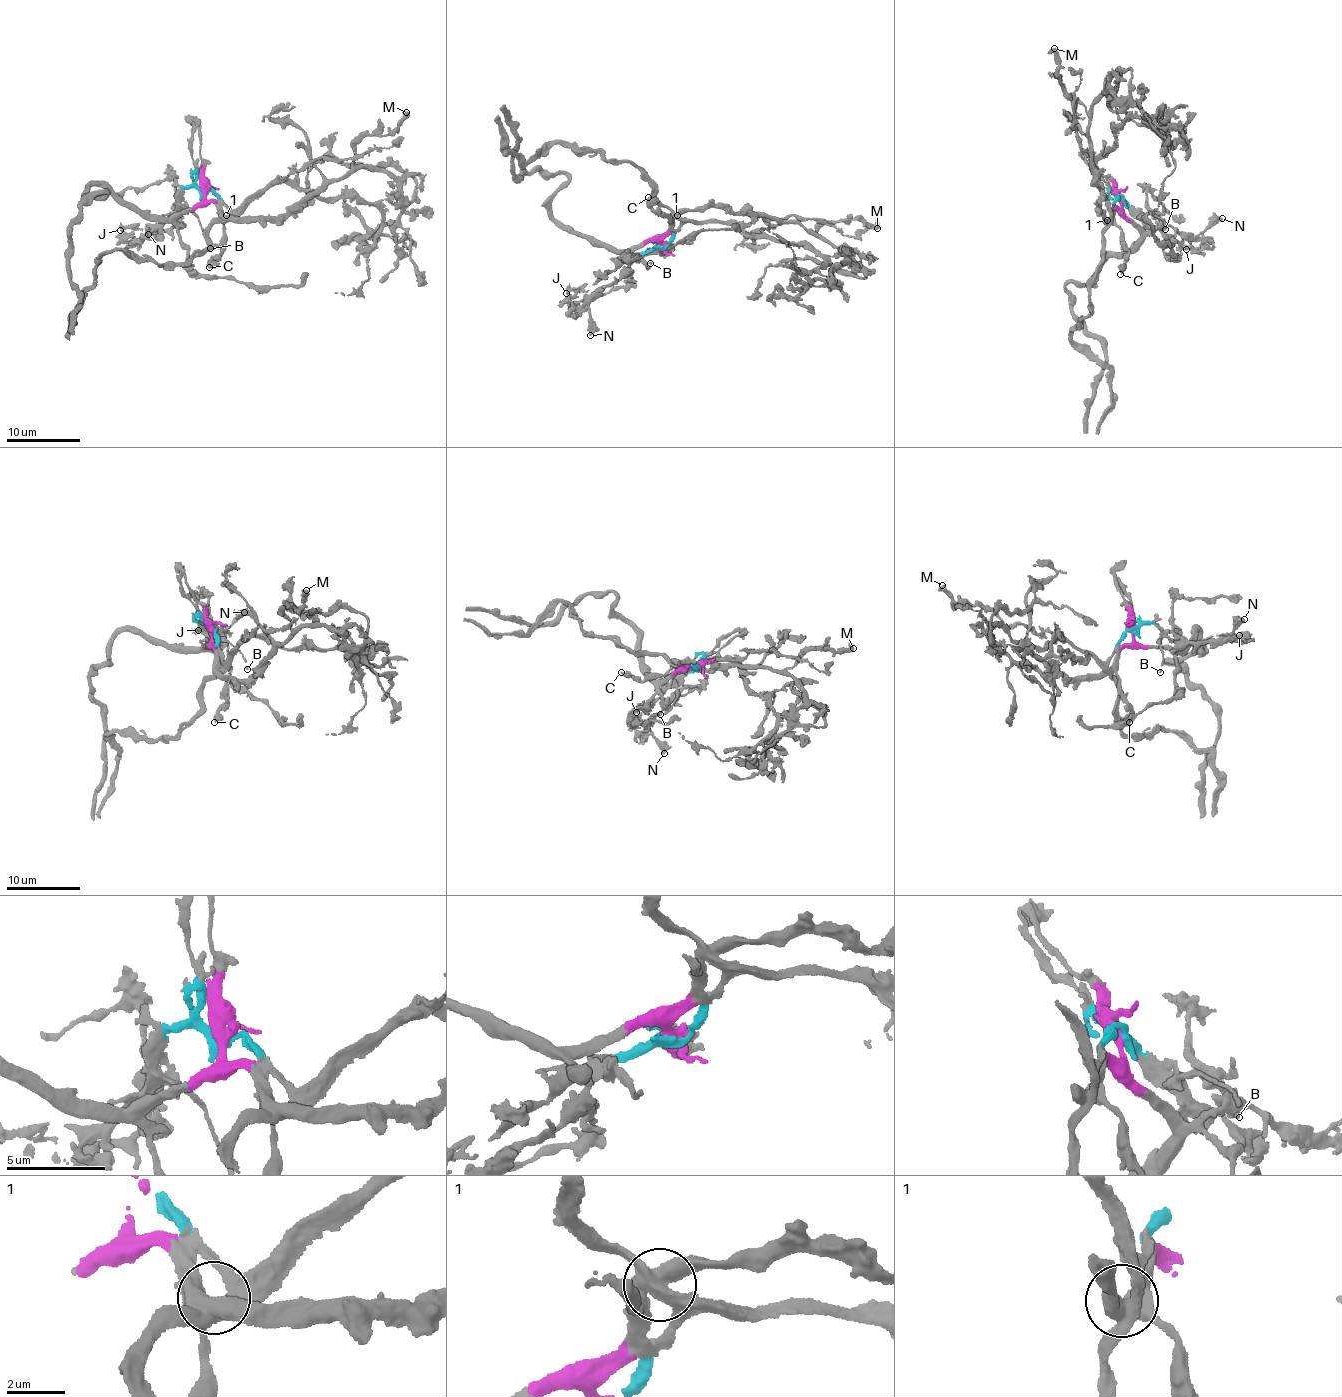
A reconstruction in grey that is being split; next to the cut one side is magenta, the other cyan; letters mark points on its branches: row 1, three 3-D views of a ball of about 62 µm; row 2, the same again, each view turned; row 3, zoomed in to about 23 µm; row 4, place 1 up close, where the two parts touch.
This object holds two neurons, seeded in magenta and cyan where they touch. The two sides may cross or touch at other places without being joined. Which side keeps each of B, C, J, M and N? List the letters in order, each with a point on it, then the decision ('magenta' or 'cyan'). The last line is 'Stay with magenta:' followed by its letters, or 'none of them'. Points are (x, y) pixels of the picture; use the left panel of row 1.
B: at (210, 248); cyan
C: at (209, 267); magenta
J: at (120, 230); cyan
M: at (406, 112); magenta
N: at (148, 234); magenta
Stay with magenta: C, M, N

